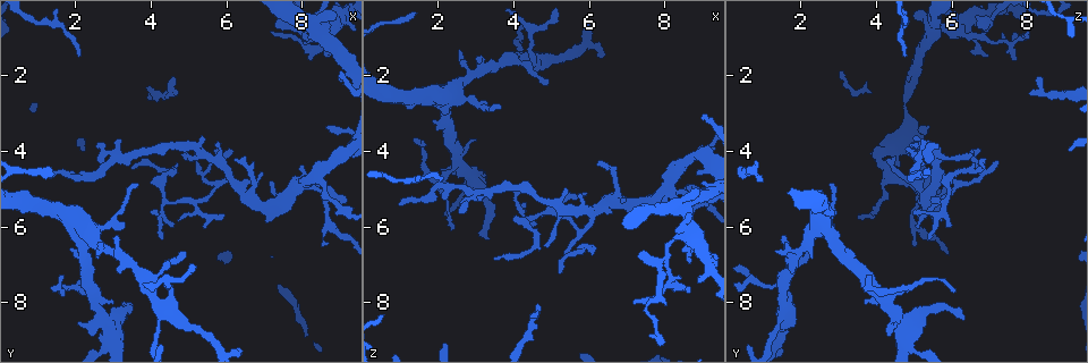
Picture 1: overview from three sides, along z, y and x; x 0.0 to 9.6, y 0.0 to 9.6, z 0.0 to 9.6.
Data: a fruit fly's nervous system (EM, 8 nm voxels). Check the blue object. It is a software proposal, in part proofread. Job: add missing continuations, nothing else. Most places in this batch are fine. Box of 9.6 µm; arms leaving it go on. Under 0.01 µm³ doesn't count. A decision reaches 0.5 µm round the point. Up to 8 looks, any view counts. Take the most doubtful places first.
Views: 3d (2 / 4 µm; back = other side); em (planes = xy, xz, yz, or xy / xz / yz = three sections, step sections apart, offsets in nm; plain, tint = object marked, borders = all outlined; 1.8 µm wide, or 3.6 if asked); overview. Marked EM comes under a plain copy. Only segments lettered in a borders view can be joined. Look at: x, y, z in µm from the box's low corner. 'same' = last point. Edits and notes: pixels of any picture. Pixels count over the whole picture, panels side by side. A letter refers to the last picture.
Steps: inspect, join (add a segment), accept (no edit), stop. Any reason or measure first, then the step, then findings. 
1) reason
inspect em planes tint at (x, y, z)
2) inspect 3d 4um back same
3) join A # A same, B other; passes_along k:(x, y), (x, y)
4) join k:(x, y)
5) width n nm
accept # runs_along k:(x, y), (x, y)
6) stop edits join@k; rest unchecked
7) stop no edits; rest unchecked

free end
inspect 3d 4um at (3.20, 8.40, 6.35)

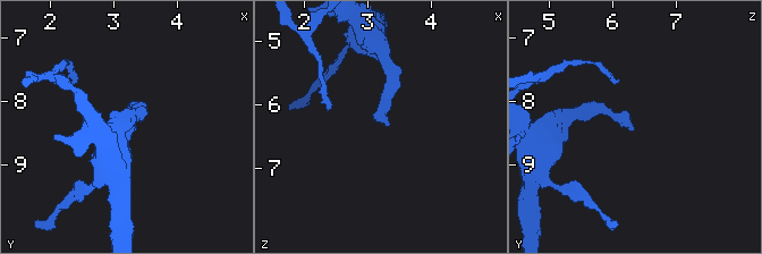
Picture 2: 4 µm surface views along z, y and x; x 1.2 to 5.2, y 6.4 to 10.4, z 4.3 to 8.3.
inspect em yz step 8 tint at (3.25, 8.40, 6.30)

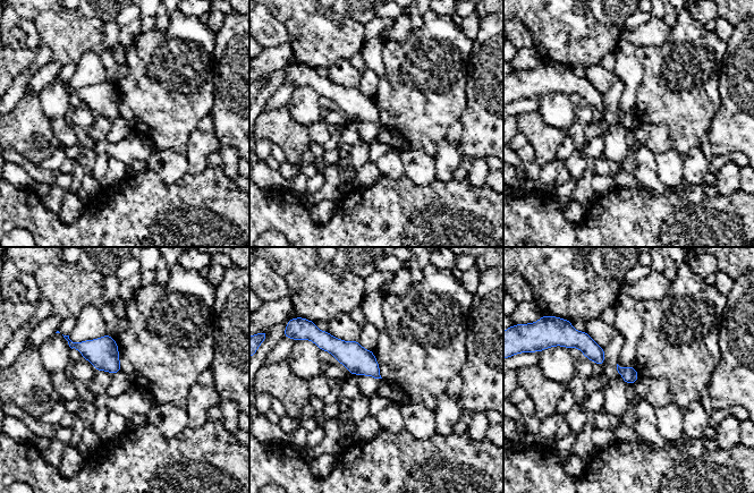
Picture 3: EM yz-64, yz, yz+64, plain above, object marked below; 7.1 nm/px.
inspect em planes borders same

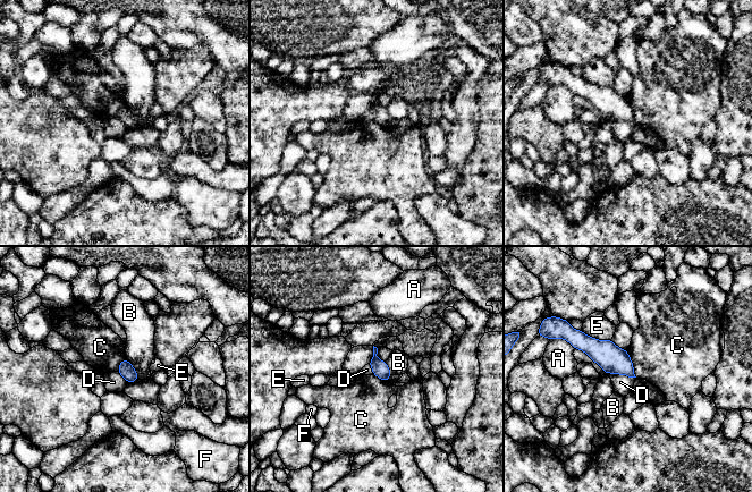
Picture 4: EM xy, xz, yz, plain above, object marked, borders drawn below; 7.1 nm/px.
width 110 nm
accept # A other, B other, C other, D other, E other, F other; no lettered segment goes on from it

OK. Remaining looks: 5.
inspect em planes borders at (1.70, 7.25, 3.90)

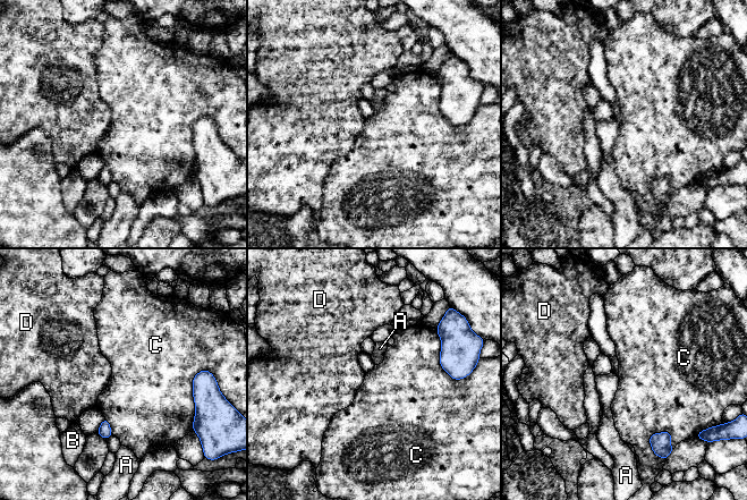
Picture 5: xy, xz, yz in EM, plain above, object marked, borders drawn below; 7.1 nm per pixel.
accept # A other, B other, C other, D other; border 5:(434, 329), (440, 366), (452, 379); none of them fits

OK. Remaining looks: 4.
thin end
inspect em 3.6um planes borders at (0.95, 4.60, 5.40)

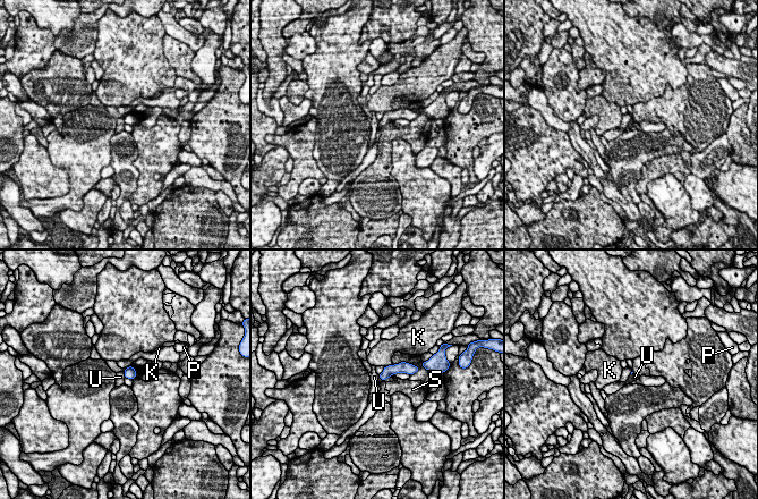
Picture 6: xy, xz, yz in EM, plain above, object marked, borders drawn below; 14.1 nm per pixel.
longest_contact S 140 nm
accept # K other, P other, S other, U other; no lettered segment goes on from it

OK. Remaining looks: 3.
inspect 3d 4um at (2.30, 6.20, 2.35)

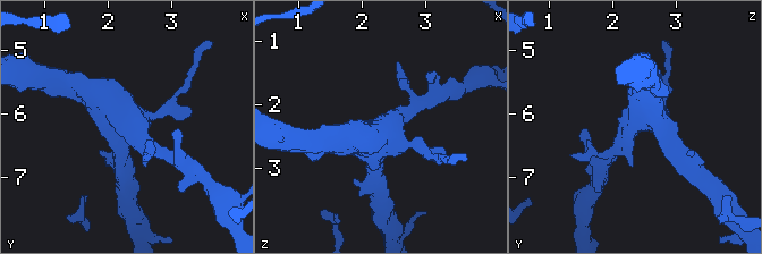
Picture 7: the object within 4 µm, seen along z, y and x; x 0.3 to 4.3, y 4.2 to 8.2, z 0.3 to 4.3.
inspect em 3.6um xy step 4 borders at (2.40, 6.10, 2.35)

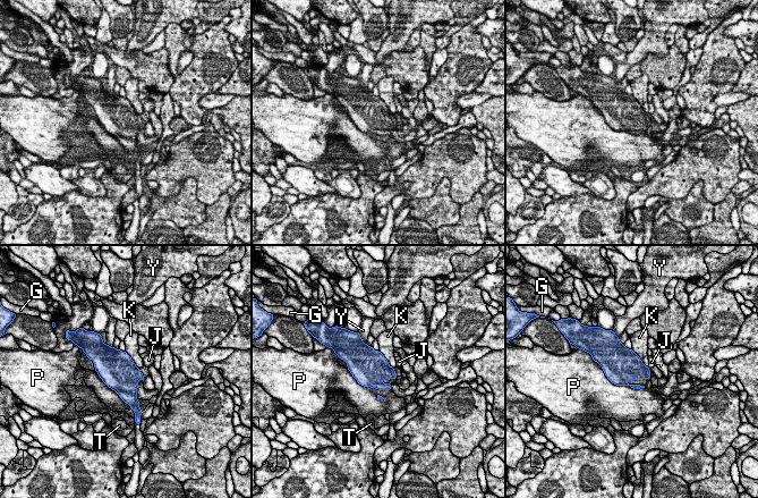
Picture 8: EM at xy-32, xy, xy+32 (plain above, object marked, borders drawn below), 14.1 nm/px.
accept # G other, J other, K other, P other, T other, Y other; border 8:(378, 351), (393, 368); none of them fits

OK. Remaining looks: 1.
stop no edits; rest unchecked

